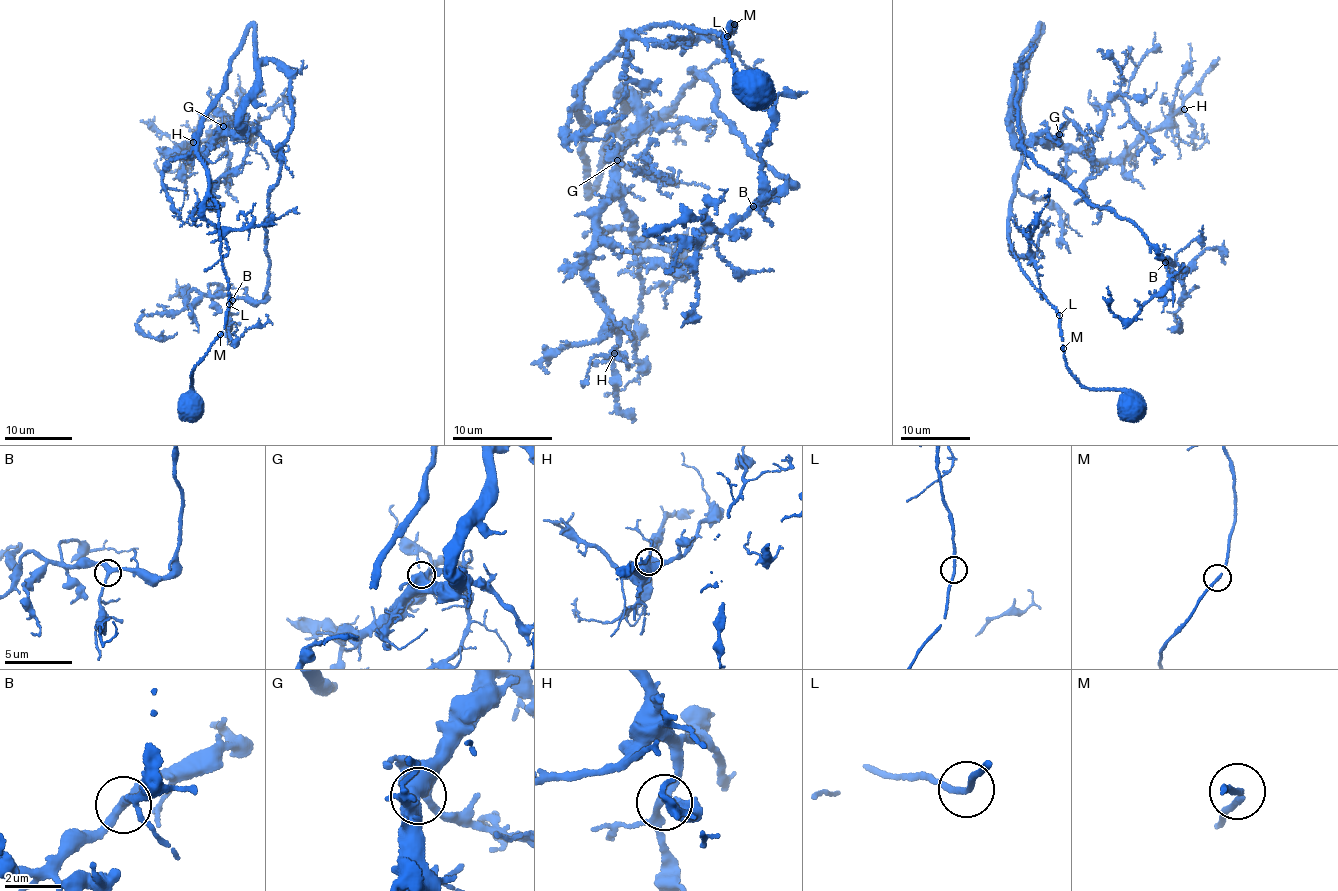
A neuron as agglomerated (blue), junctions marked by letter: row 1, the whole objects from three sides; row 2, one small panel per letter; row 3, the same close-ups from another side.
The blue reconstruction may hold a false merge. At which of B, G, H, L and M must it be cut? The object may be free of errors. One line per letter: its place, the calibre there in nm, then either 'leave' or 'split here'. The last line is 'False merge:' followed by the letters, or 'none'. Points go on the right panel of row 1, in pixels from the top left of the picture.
B: at (1165, 262); 280 nm thick; leave
G: at (1059, 134); 600 nm thick; leave
H: at (1184, 109); 240 nm thick; leave
L: at (1059, 315); 180 nm thick; leave
M: at (1063, 348); 180 nm thick; leave
False merge: none

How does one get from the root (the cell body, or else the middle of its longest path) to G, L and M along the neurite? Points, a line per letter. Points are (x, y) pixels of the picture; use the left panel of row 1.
G: (192, 403), (192, 372), (224, 329), (230, 297), (197, 131), (252, 25), (255, 96), (237, 135), (223, 126)
L: (192, 403), (192, 372), (224, 329), (229, 304)
M: (192, 403), (192, 372), (220, 335)

